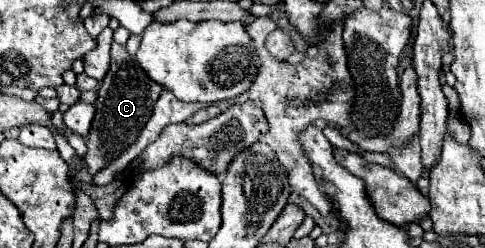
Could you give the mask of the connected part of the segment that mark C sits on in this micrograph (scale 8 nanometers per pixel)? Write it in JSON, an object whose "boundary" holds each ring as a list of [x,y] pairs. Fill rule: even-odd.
{"boundary":[[[117,42],[111,44],[111,68],[101,82],[99,98],[95,102],[97,114],[95,114],[95,120],[93,120],[89,136],[87,136],[89,150],[85,156],[85,164],[87,164],[87,170],[91,176],[95,172],[99,172],[105,164],[109,164],[115,156],[119,156],[119,152],[123,152],[125,148],[129,148],[135,142],[143,124],[151,118],[151,108],[153,108],[155,100],[159,98],[161,90],[163,88],[159,84],[155,84],[143,72],[143,68],[139,68],[139,64],[129,56],[125,46],[121,46]]]}

